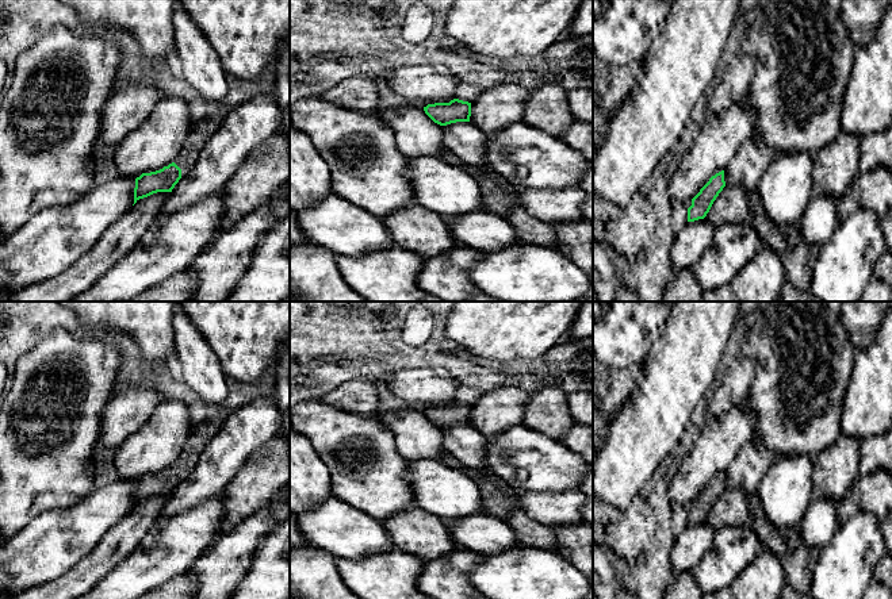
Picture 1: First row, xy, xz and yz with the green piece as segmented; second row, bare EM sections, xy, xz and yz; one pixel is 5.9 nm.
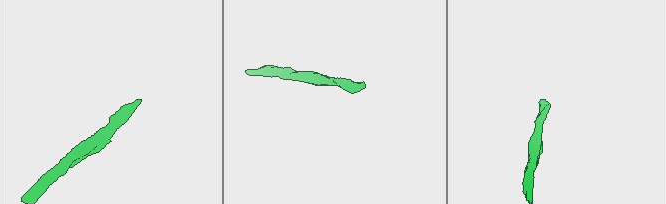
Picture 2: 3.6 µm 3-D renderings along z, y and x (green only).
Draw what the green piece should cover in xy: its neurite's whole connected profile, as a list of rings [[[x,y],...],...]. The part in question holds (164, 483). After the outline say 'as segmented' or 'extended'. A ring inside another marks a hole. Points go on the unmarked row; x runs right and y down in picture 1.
[[[210,416],[202,419],[195,427],[192,427],[189,438],[172,466],[160,473],[142,476],[137,480],[134,507],[139,502],[157,495],[172,495],[179,483],[188,477],[195,469],[200,454],[225,421],[225,416]]]; extended

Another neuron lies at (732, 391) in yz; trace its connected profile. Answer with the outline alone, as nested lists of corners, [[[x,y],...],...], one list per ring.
[[[744,354],[735,358],[728,365],[721,384],[709,399],[707,421],[721,416],[734,407],[746,403],[754,373],[755,362],[753,358]]]

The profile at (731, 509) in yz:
[[[726,488],[713,504],[707,521],[719,530],[727,526],[740,526],[751,519],[749,499],[740,489]]]

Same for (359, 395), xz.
[[[372,376],[349,380],[318,400],[347,412],[375,414],[380,410],[376,377]]]

